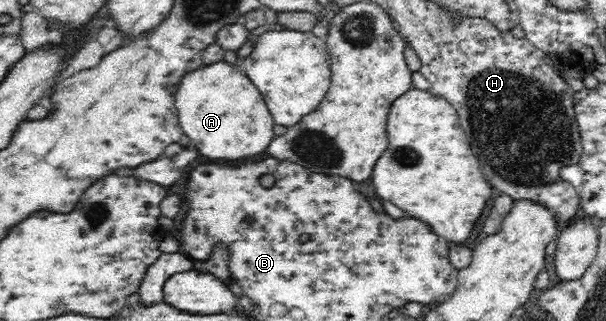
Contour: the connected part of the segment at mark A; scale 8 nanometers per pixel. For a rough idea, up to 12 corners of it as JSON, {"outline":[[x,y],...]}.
{"outline":[[228,62],[175,93],[179,124],[210,161],[266,151],[274,123]]}

